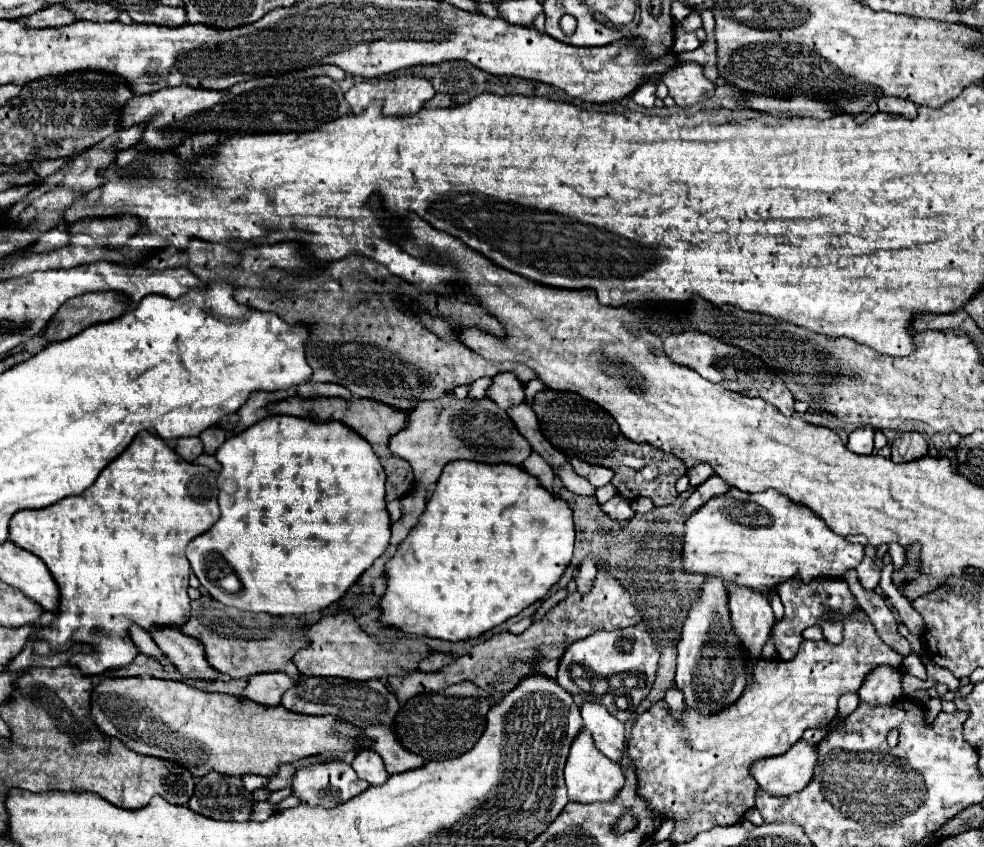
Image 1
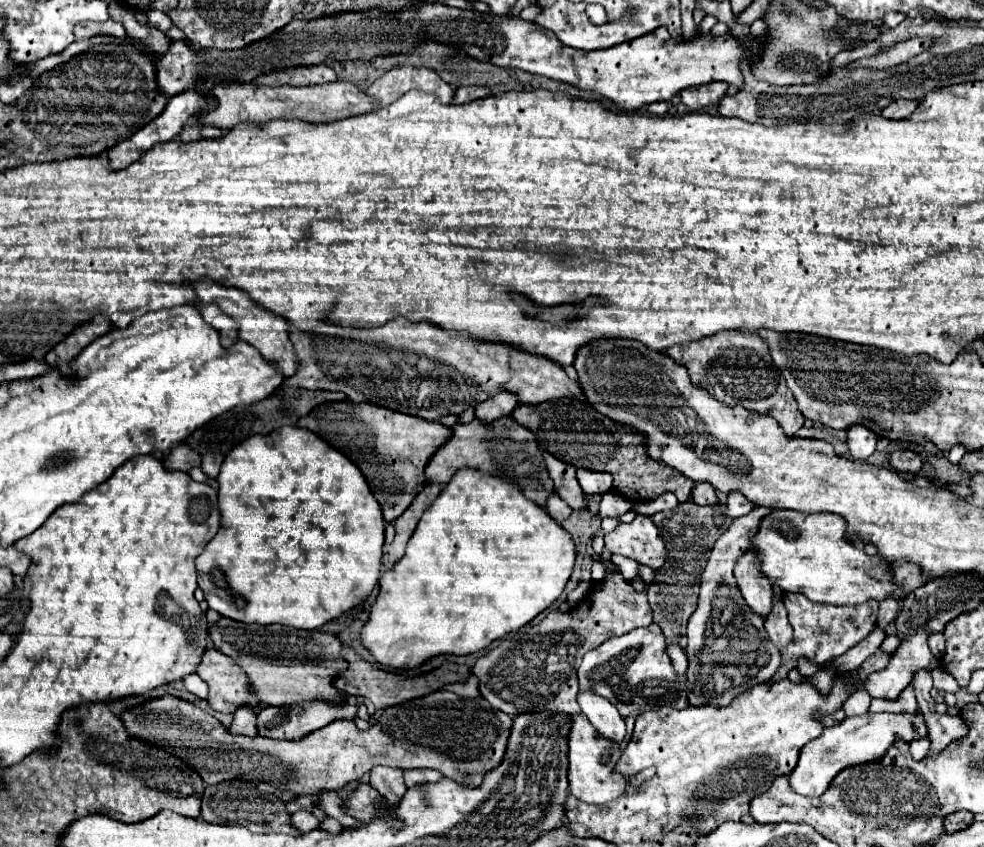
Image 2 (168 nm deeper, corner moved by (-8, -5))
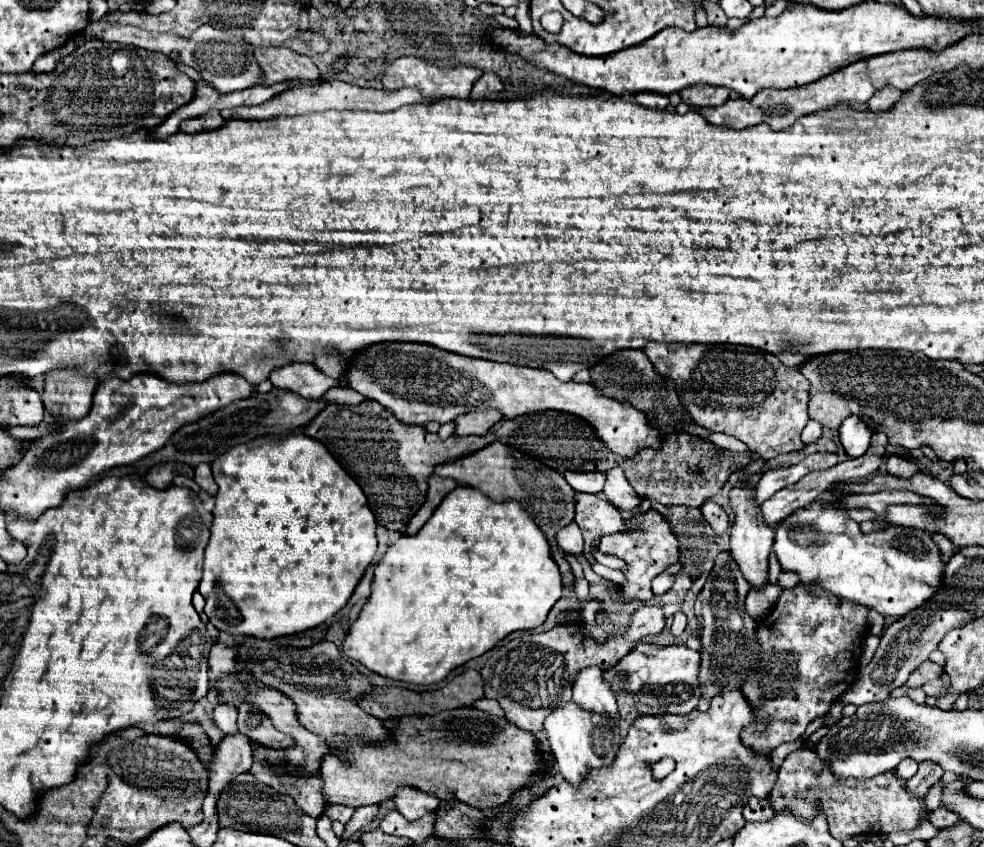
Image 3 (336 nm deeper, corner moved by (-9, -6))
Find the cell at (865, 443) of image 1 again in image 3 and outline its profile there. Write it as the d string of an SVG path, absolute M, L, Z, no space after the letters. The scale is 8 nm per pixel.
M858 416L846 418L846 422L842 422L838 432L840 432L840 444L844 446L844 452L850 458L858 458L868 450L872 432Z

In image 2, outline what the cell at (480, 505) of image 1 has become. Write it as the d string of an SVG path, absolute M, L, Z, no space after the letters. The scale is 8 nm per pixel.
M459 469L453 479L447 483L447 487L441 491L441 495L435 499L435 503L425 511L425 515L421 517L413 537L409 539L409 545L405 549L405 555L401 557L401 561L387 573L381 575L379 579L379 595L377 601L371 607L371 615L367 625L361 629L361 641L363 645L373 653L373 657L389 667L395 669L405 669L405 667L417 667L423 661L427 661L433 655L439 653L453 653L453 655L467 655L467 653L475 653L485 649L489 643L493 643L495 639L501 639L503 635L507 635L509 631L517 631L521 629L525 623L529 623L535 615L539 615L543 609L547 609L555 599L559 599L559 595L563 593L569 577L571 577L571 569L575 565L575 541L571 537L571 533L567 533L549 513L547 509L541 509L541 505L537 505L535 501L529 501L515 485L505 483L499 477L481 473L477 469Z

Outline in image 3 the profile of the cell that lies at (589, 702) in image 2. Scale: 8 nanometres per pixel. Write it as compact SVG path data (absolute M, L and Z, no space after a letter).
M598 666L582 668L578 672L572 686L572 700L590 712L608 714L614 720L620 718L618 708L616 708L616 698Z

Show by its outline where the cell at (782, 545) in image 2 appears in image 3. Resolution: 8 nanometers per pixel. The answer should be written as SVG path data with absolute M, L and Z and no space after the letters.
M810 502L778 524L774 552L782 570L798 572L800 582L818 584L844 600L896 618L916 610L938 592L946 566L930 532L912 528L910 534L910 528L888 526L862 534L846 510L822 502Z

